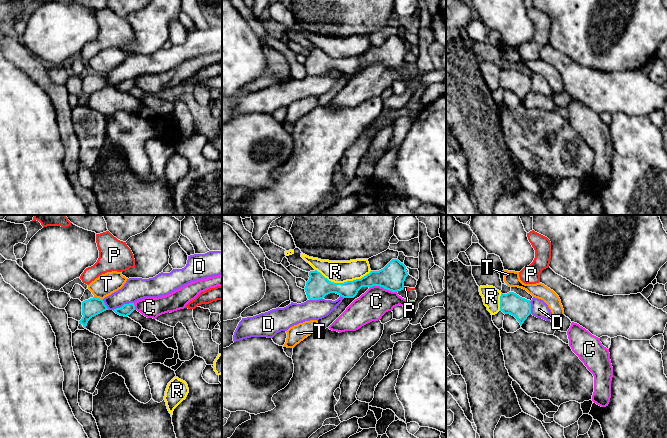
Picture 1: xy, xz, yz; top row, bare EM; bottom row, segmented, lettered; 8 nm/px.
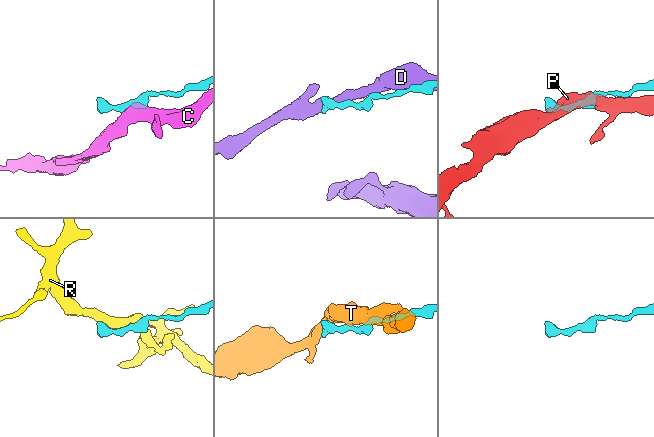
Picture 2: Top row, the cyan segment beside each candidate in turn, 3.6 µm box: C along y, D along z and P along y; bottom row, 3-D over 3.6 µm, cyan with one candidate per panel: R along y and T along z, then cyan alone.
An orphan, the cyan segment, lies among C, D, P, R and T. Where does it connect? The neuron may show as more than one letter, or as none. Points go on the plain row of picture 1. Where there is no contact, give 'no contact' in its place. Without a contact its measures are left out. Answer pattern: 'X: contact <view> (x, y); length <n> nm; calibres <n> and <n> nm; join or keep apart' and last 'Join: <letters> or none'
C: contact xz (383, 63); length 220 nm; calibres 200 and 240 nm; keep apart
D: contact xy (124, 80); length 180 nm; calibres 90 and 180 nm; keep apart
P: contact xz (403, 64); length 30 nm; calibres 200 and 30 nm; keep apart
R: contact xz (344, 58); length 440 nm; calibres 190 and 180 nm; keep apart
T: contact xy (98, 74); length 80 nm; calibres 140 and 170 nm; keep apart
Join: none

